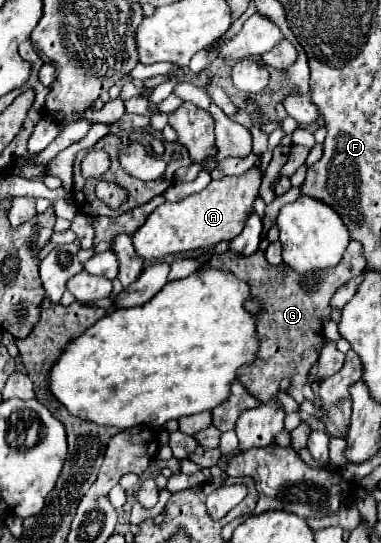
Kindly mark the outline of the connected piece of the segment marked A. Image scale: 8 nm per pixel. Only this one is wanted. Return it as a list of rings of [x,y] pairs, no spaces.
[[[252,168],[240,176],[212,180],[202,192],[190,194],[184,200],[164,202],[148,216],[140,230],[132,234],[136,254],[142,260],[158,260],[166,254],[210,248],[222,240],[236,238],[246,224],[246,216],[252,210],[252,202],[260,190],[260,182],[260,168]]]

